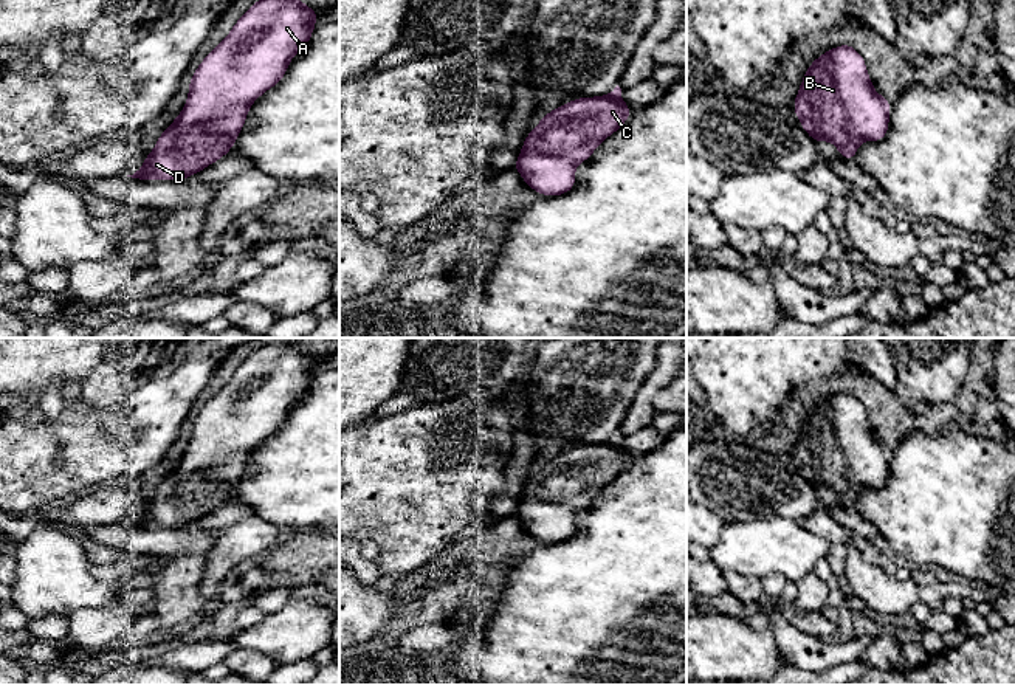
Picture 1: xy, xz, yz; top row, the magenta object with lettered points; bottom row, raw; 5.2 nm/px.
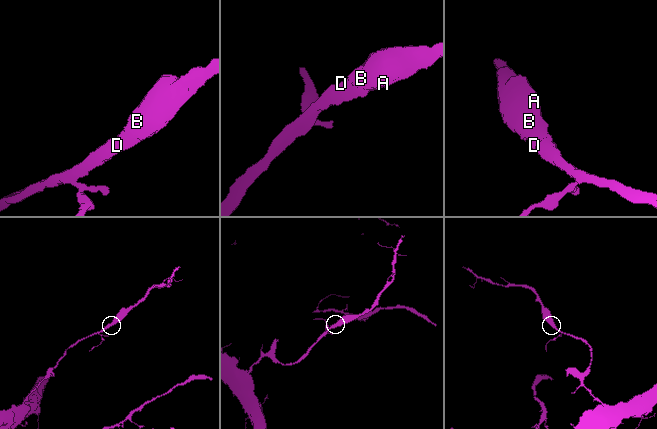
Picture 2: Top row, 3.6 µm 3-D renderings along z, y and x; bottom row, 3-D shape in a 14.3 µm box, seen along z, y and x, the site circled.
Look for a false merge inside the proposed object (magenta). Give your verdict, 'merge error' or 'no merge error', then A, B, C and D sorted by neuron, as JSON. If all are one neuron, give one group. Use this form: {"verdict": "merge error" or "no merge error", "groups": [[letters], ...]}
{"verdict": "no merge error", "groups": [["A", "B", "C", "D"]]}

